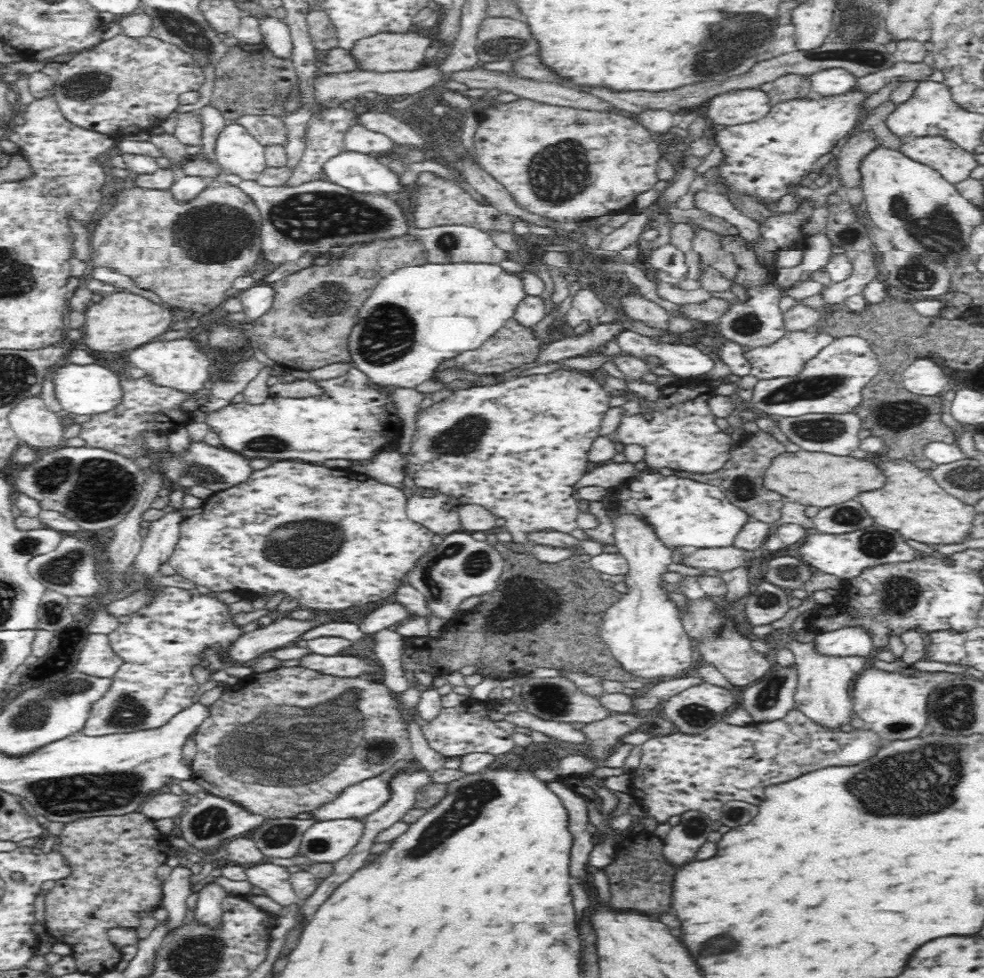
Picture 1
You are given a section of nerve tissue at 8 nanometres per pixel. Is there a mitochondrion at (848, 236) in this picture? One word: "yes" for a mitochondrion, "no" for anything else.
yes

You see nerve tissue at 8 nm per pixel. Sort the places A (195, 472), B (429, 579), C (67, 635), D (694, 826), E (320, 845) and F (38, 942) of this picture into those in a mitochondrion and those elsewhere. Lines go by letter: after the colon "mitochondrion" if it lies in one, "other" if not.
A: mitochondrion
B: mitochondrion
C: mitochondrion
D: mitochondrion
E: mitochondrion
F: other

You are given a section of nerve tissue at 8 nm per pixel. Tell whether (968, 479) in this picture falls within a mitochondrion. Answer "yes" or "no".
yes

